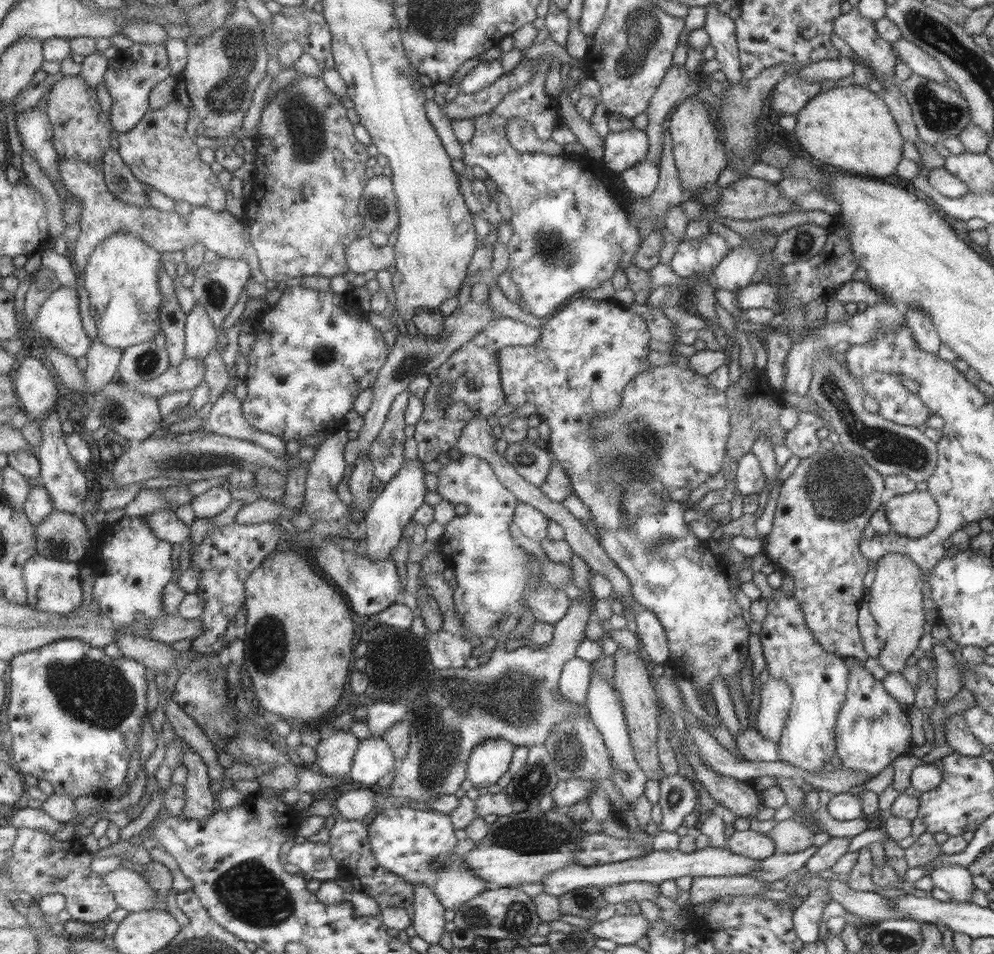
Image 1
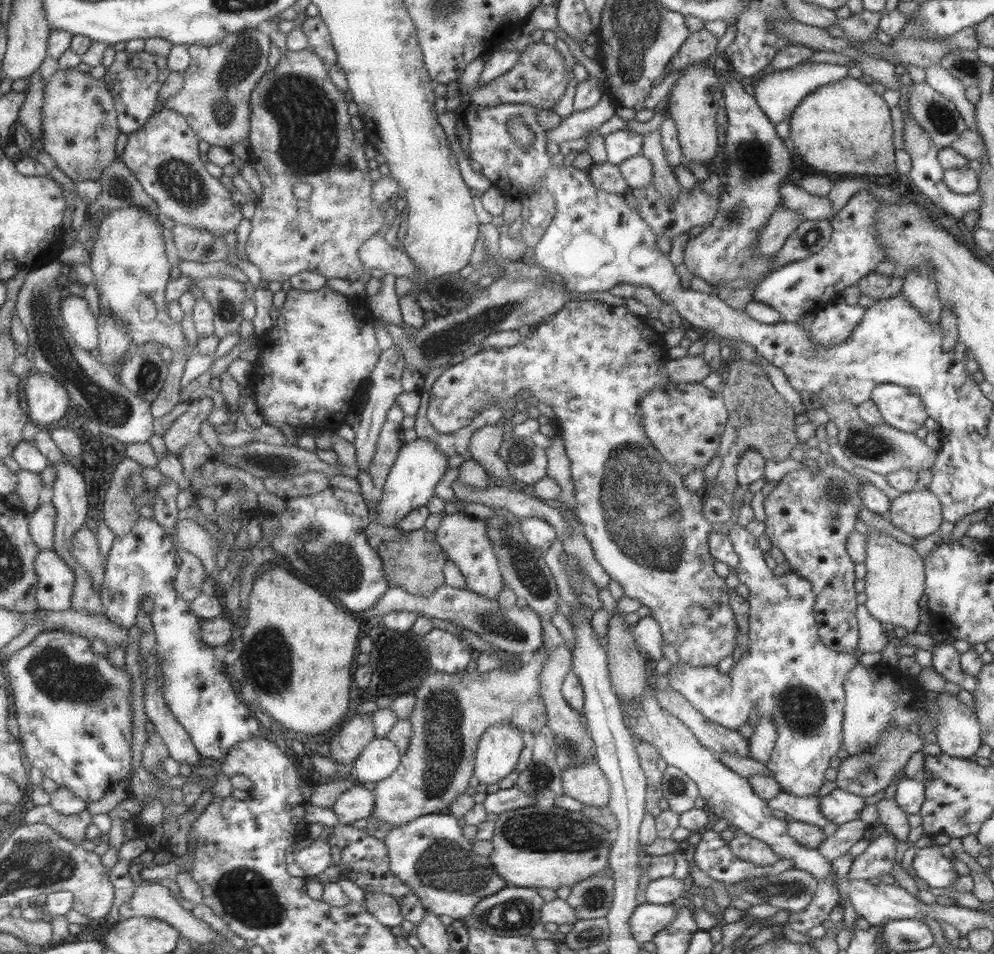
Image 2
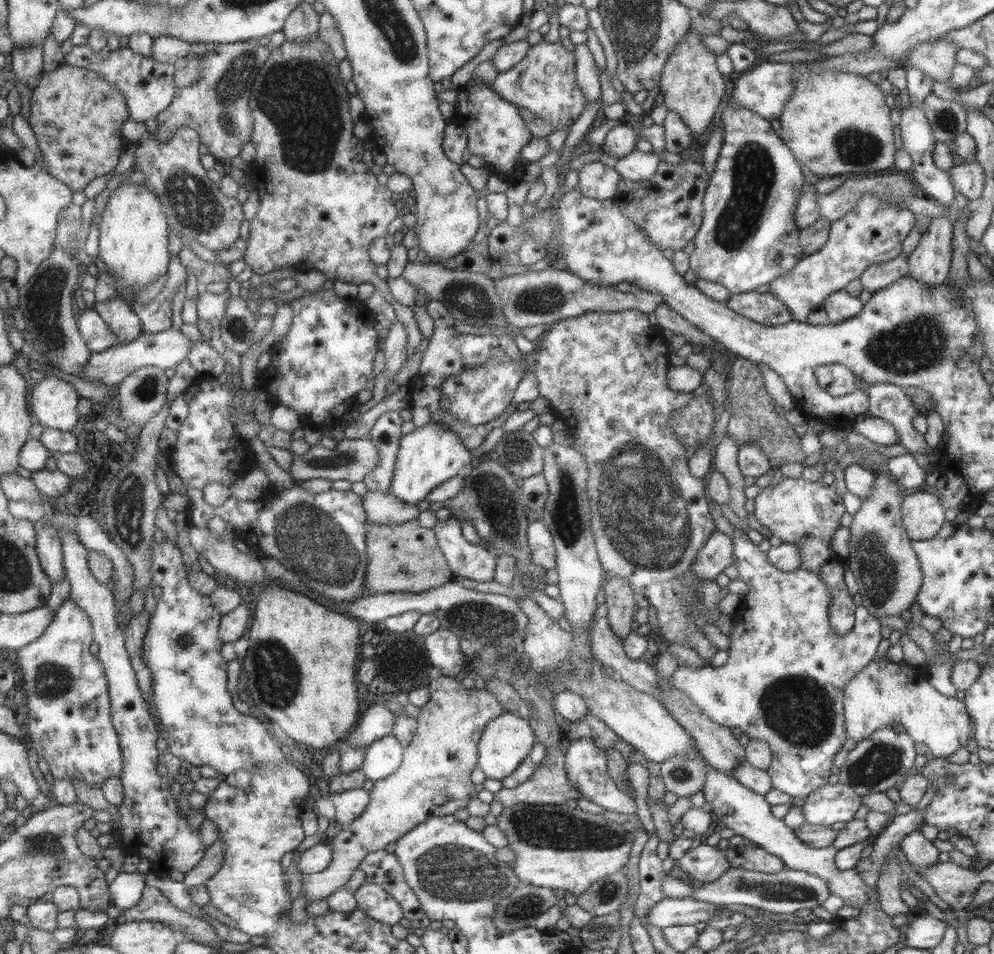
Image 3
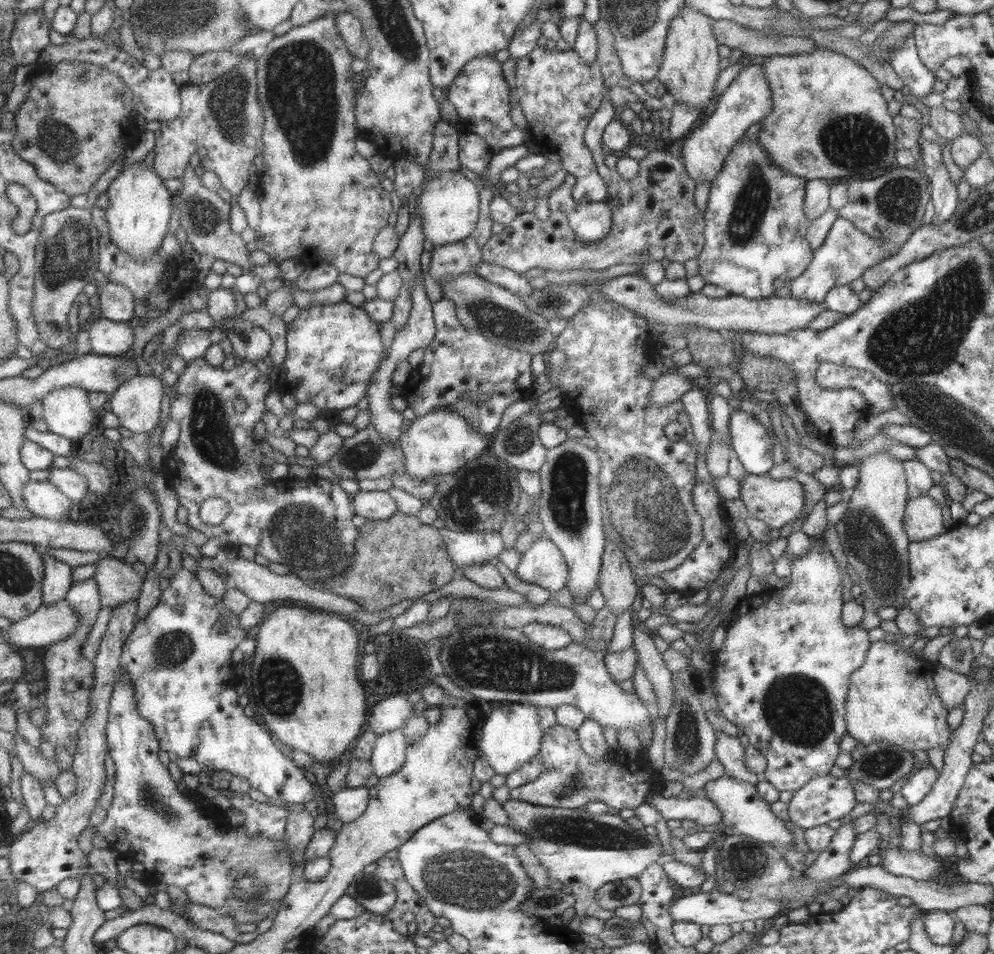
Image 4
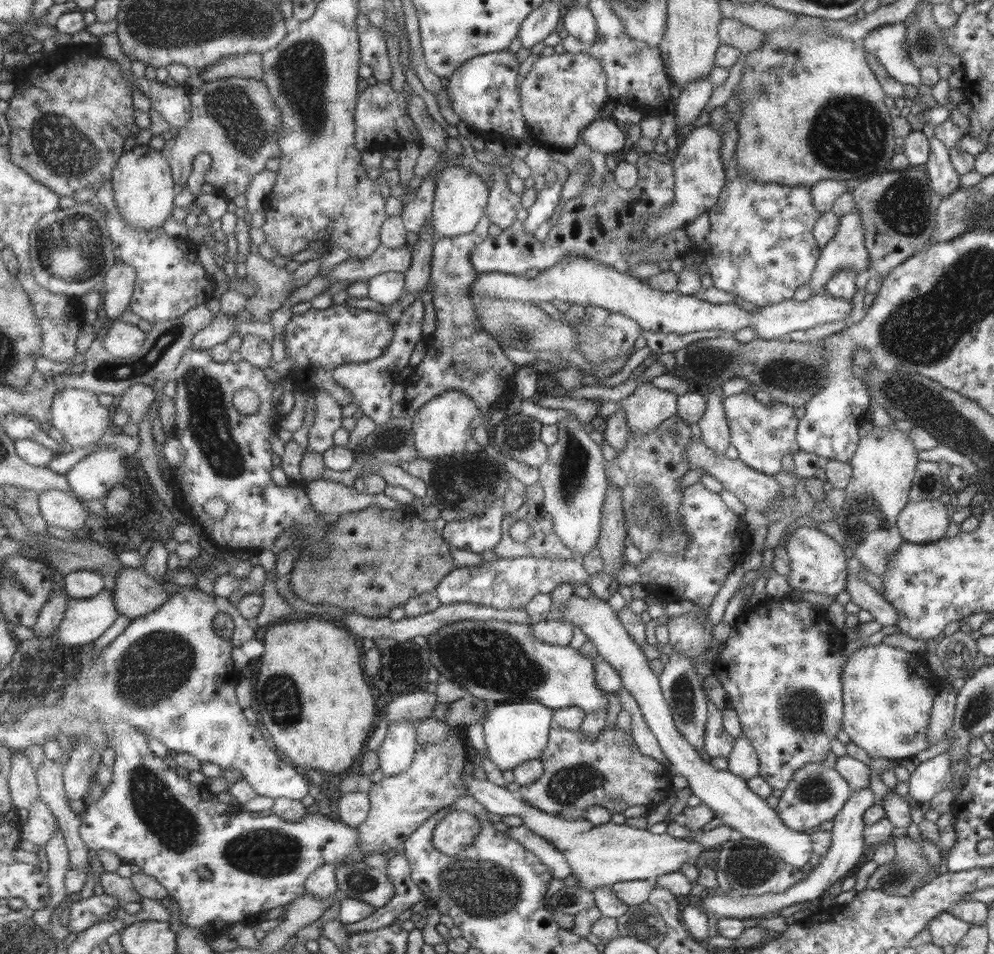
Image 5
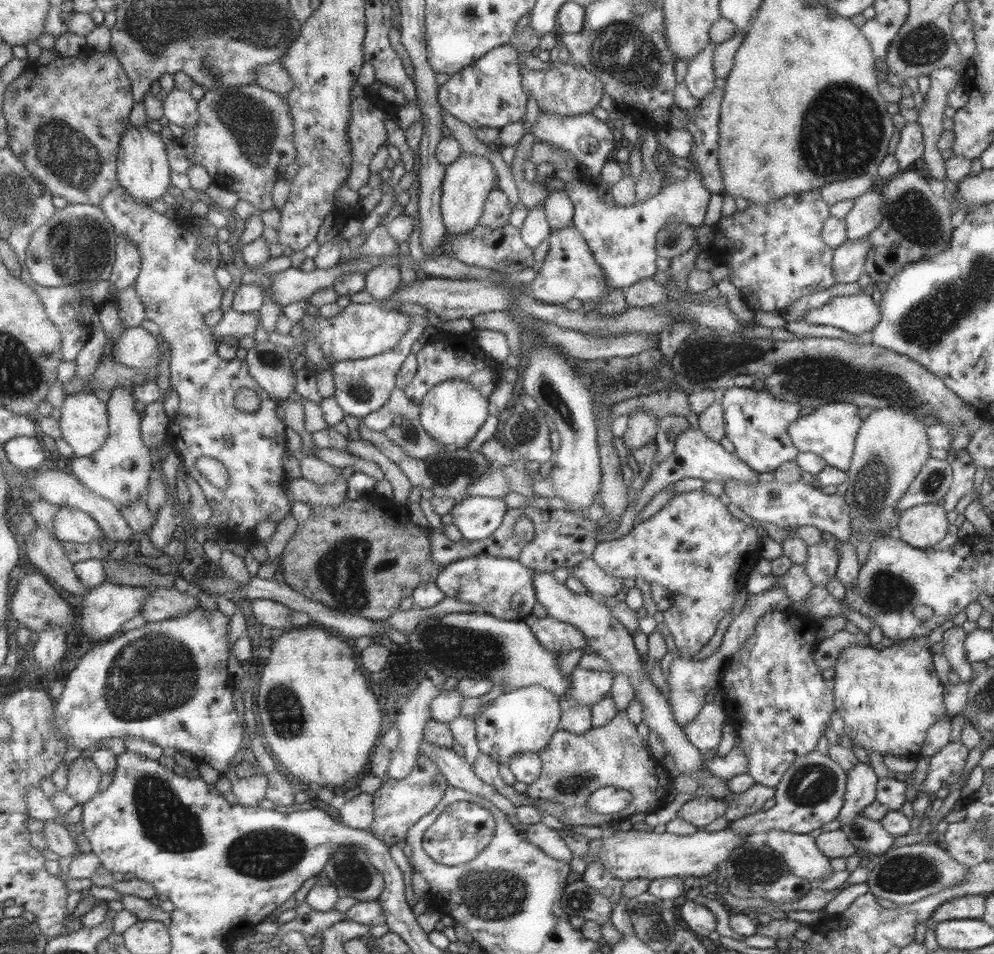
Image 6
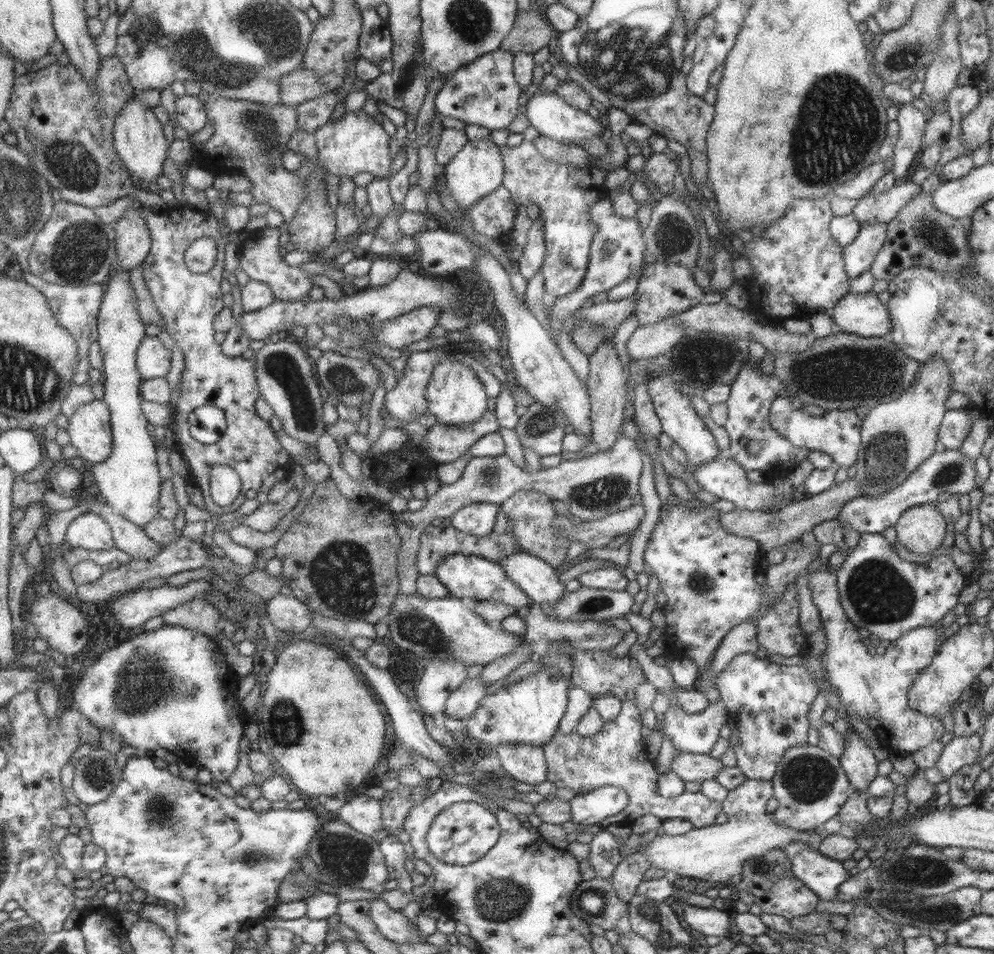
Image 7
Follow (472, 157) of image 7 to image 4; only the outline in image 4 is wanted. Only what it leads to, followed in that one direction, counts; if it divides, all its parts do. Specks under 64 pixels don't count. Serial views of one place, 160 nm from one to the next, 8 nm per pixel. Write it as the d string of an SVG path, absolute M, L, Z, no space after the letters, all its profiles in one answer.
M442 170L422 184L417 197L412 199L415 209L421 217L421 232L424 240L434 246L445 246L447 243L464 240L475 229L478 222L480 202L478 187L471 180L461 175L460 171Z

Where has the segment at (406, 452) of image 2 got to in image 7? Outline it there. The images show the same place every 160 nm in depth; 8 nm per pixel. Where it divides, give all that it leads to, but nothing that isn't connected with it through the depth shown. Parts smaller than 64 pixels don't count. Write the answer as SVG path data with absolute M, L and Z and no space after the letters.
M443 360L433 368L431 378L427 382L426 410L434 414L437 420L444 425L450 427L465 426L477 420L487 410L488 396L486 393L484 386L475 378L475 372L467 364L461 365L457 361Z

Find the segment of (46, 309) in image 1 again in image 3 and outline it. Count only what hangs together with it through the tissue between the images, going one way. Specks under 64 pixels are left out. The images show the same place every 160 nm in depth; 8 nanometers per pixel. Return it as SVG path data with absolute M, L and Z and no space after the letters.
M95 306L77 310L78 325L92 352L103 352L120 342L119 335L99 315Z

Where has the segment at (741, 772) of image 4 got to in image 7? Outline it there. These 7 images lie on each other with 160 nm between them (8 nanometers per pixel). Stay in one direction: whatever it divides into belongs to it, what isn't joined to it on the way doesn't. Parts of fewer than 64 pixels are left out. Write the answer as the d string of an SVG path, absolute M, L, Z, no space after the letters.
M721 700L704 705L694 714L669 708L661 714L661 732L671 741L676 752L707 754L719 737L719 730L729 718Z

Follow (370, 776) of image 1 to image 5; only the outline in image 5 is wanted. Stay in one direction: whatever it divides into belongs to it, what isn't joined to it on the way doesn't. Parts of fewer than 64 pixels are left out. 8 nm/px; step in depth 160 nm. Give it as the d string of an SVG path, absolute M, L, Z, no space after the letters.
M395 720L388 724L385 739L377 750L378 769L384 776L398 776L411 765L418 746L415 740L415 724L406 720Z

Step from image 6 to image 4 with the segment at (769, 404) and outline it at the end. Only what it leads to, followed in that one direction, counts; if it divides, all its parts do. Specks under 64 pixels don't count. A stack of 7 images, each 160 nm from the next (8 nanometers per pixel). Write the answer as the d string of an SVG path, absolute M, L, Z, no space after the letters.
M738 408L729 415L730 448L741 462L745 473L765 475L774 465L767 428L751 412Z

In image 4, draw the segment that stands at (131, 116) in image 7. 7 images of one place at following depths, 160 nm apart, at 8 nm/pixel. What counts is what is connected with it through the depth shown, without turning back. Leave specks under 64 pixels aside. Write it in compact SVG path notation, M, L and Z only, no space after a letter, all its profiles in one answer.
M137 161L126 166L109 184L110 196L107 222L113 244L135 260L151 260L163 246L171 220L172 196L155 165Z

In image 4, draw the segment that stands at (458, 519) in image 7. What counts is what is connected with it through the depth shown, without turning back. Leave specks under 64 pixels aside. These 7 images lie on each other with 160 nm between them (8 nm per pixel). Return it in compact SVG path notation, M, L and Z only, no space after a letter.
M445 527L438 531L448 558L454 562L457 569L490 561L504 549L501 535L497 531L457 532Z

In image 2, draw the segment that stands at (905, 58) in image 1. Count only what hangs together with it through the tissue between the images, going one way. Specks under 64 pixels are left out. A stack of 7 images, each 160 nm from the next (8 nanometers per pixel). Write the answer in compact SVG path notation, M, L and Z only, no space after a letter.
M939 63L923 68L923 70L925 72L924 82L956 106L967 129L977 131L978 126L974 119L975 105L965 98L961 81L949 74Z

